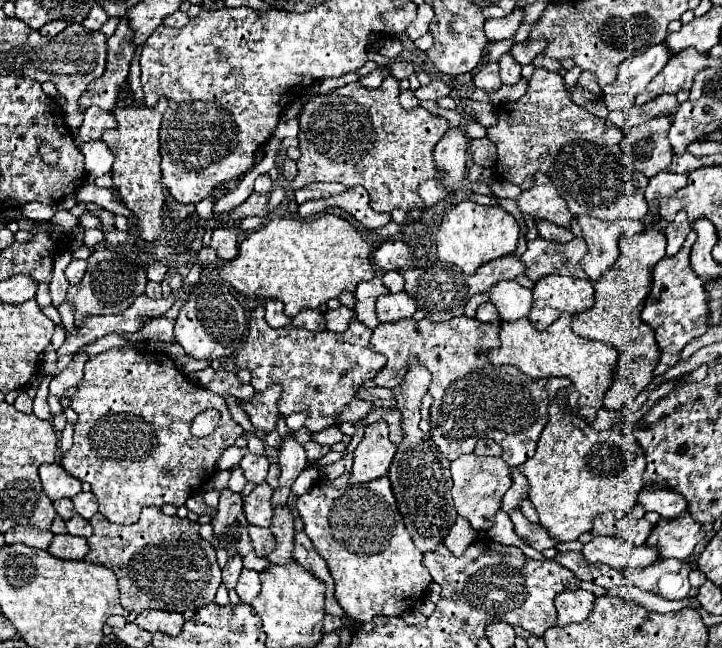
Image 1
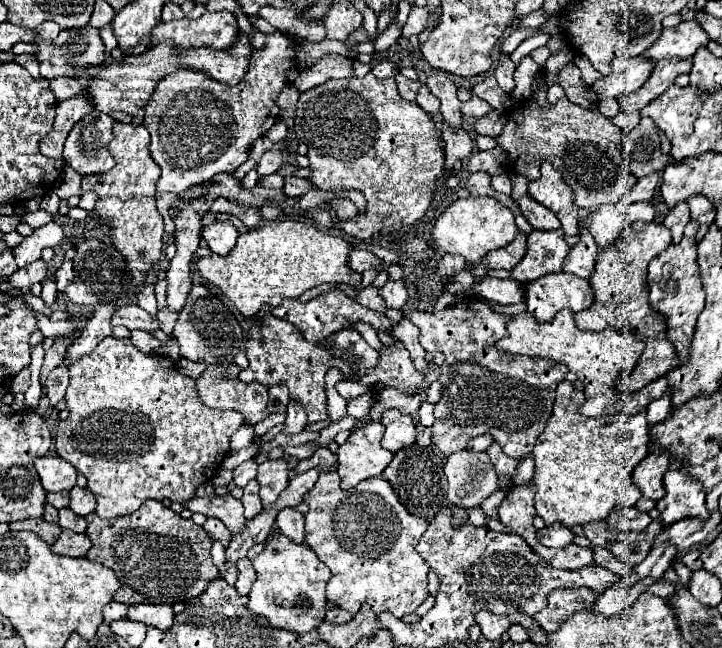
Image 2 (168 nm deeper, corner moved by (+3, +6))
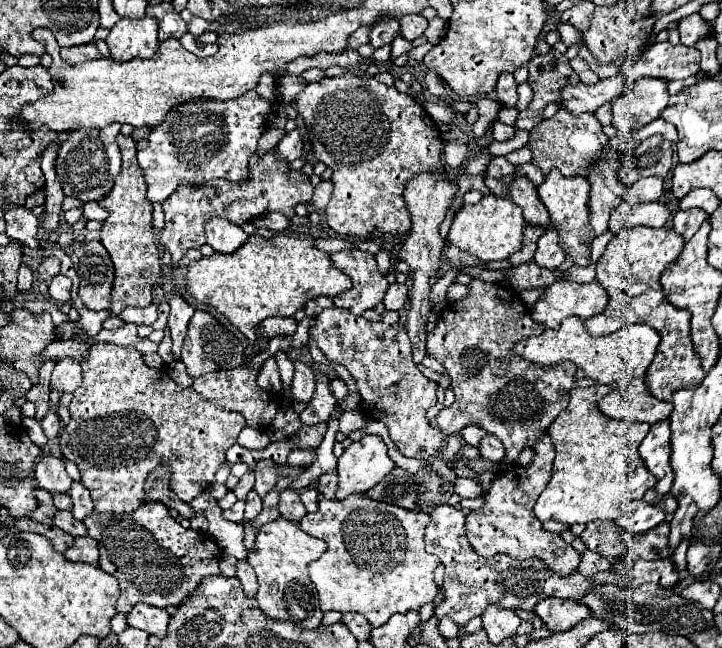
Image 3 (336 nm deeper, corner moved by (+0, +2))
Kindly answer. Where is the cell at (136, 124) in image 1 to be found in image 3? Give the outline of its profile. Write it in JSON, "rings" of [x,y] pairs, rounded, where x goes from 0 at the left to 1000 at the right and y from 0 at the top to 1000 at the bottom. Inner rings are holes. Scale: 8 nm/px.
{"rings":[[[163,208],[161,215],[169,236],[169,264],[155,289],[155,295],[139,310],[144,323],[152,326],[147,338],[139,372],[150,384],[158,406],[158,443],[155,443],[155,486],[166,483],[172,474],[202,474],[211,468],[211,443],[222,427],[222,390],[216,378],[216,360],[211,353],[211,313],[202,307],[202,282],[197,261],[188,252],[188,221],[183,211]]]}

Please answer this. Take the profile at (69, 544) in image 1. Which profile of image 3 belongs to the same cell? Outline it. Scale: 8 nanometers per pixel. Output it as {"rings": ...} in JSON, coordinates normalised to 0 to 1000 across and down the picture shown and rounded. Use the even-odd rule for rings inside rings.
{"rings":[[[122,826],[105,829],[102,841],[97,847],[91,847],[89,860],[97,866],[114,866],[114,869],[136,872],[136,838]]]}

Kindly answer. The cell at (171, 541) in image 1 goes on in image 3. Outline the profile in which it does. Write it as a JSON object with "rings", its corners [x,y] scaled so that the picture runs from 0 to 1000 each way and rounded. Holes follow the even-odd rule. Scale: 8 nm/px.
{"rings":[[[197,776],[197,782],[186,785],[180,795],[141,795],[127,789],[116,810],[122,826],[136,835],[139,844],[139,878],[158,887],[166,903],[166,921],[161,927],[161,943],[177,946],[188,931],[202,931],[213,937],[249,934],[263,915],[274,906],[274,900],[288,887],[302,887],[302,841],[277,819],[255,816],[244,801],[235,798],[233,785],[224,776]]]}

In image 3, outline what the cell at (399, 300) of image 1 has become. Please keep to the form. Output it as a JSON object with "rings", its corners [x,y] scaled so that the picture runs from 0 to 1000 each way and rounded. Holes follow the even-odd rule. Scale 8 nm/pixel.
{"rings":[[[543,437],[535,452],[532,452],[532,474],[537,480],[554,480],[560,471],[562,471],[562,461],[565,461],[565,446],[562,440],[554,440],[554,437]]]}

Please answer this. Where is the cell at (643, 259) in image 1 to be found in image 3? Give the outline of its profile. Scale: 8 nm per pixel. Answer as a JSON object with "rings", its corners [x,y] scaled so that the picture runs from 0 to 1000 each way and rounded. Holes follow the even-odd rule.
{"rings":[[[861,350],[825,406],[825,434],[842,449],[842,474],[837,483],[809,495],[820,517],[842,517],[861,502],[875,498],[895,498],[914,514],[917,526],[909,542],[909,557],[895,576],[900,606],[914,619],[931,619],[934,603],[945,597],[967,597],[978,582],[978,573],[972,573],[970,554],[956,529],[956,483],[950,477],[934,477],[914,443],[914,424],[939,400],[947,375],[950,372],[934,353]]]}

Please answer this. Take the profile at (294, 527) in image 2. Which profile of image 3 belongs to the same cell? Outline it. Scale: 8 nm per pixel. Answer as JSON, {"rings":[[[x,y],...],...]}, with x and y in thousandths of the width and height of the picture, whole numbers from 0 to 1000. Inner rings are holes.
{"rings":[[[404,755],[388,758],[388,792],[404,804],[416,804],[424,795],[424,785],[410,758]]]}

